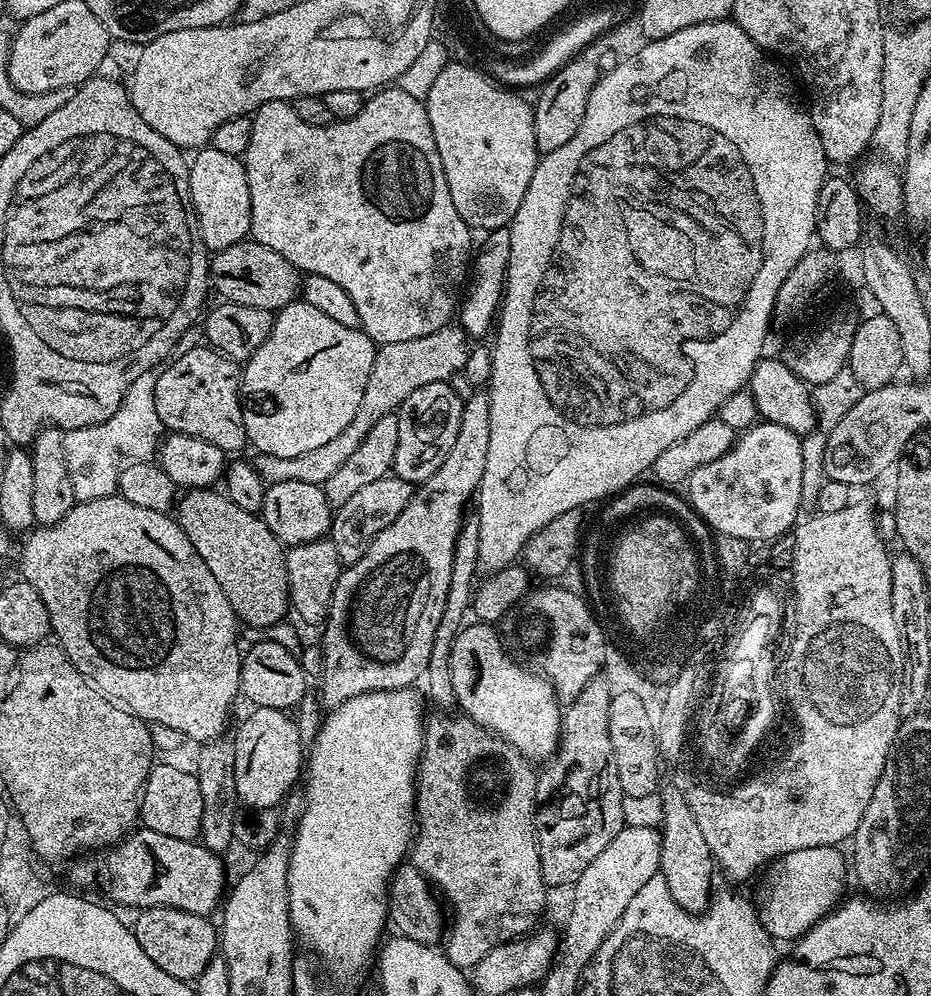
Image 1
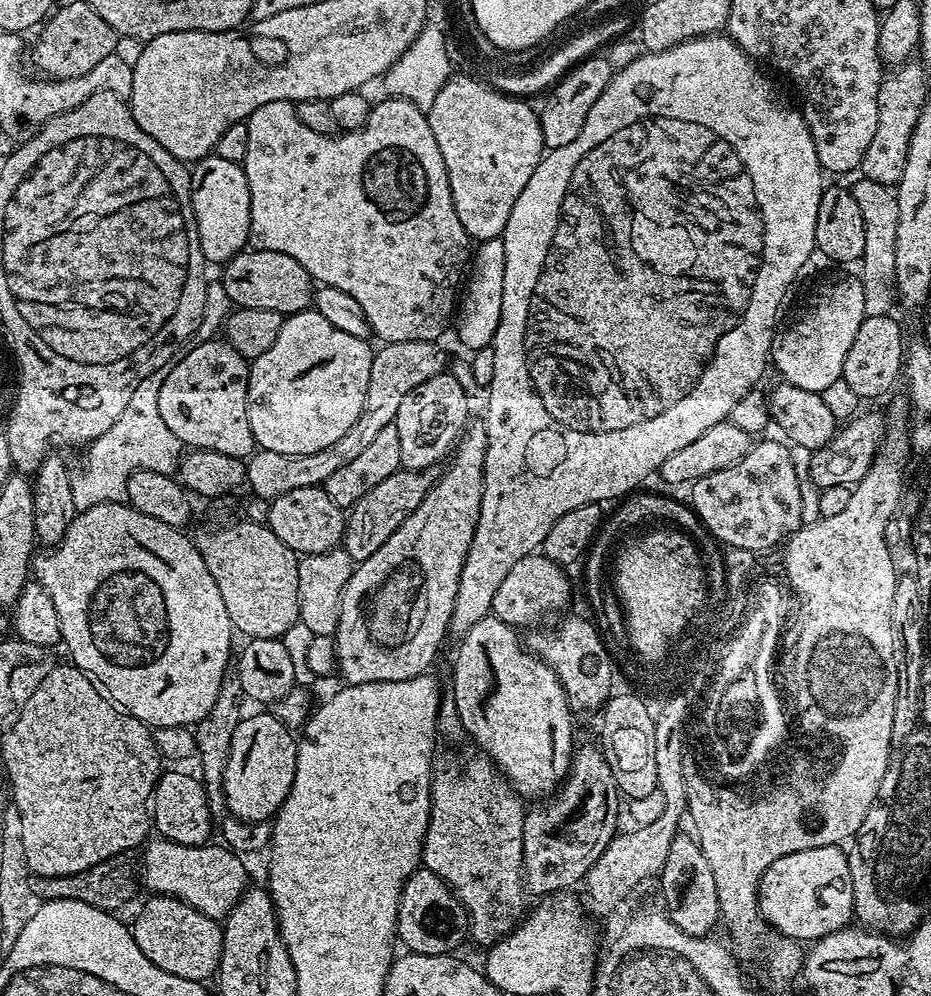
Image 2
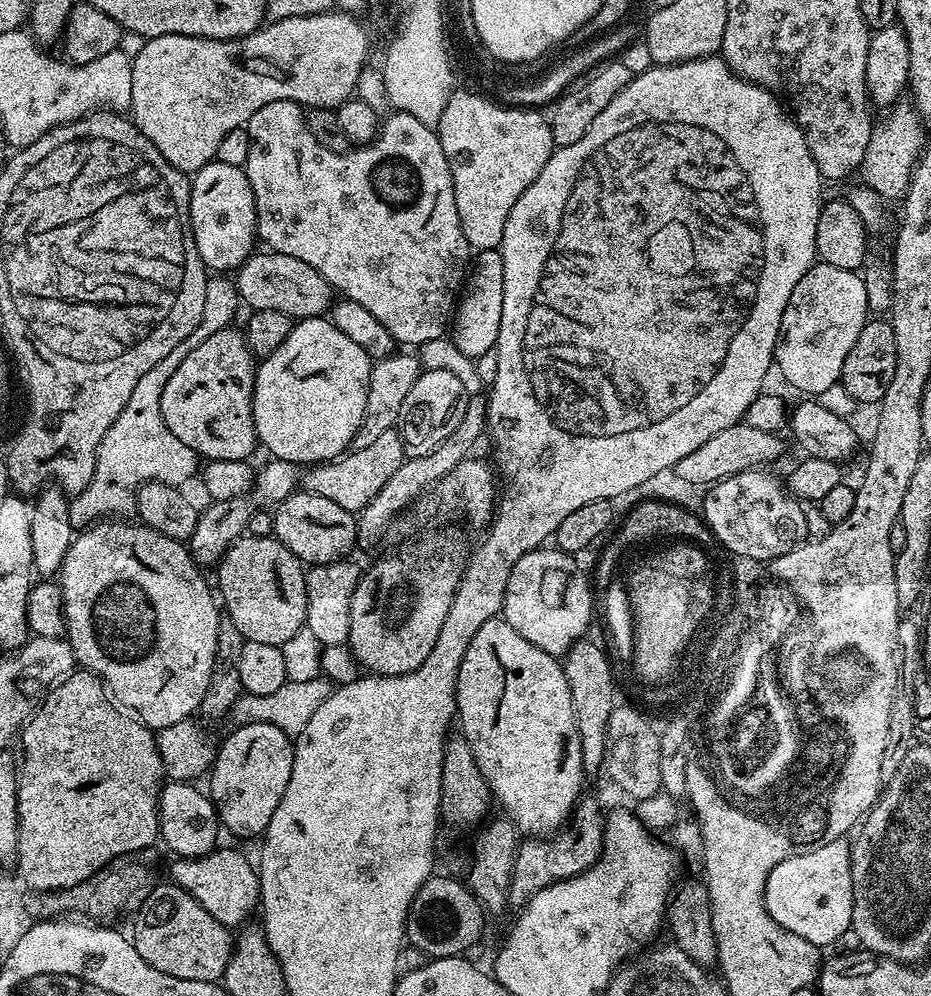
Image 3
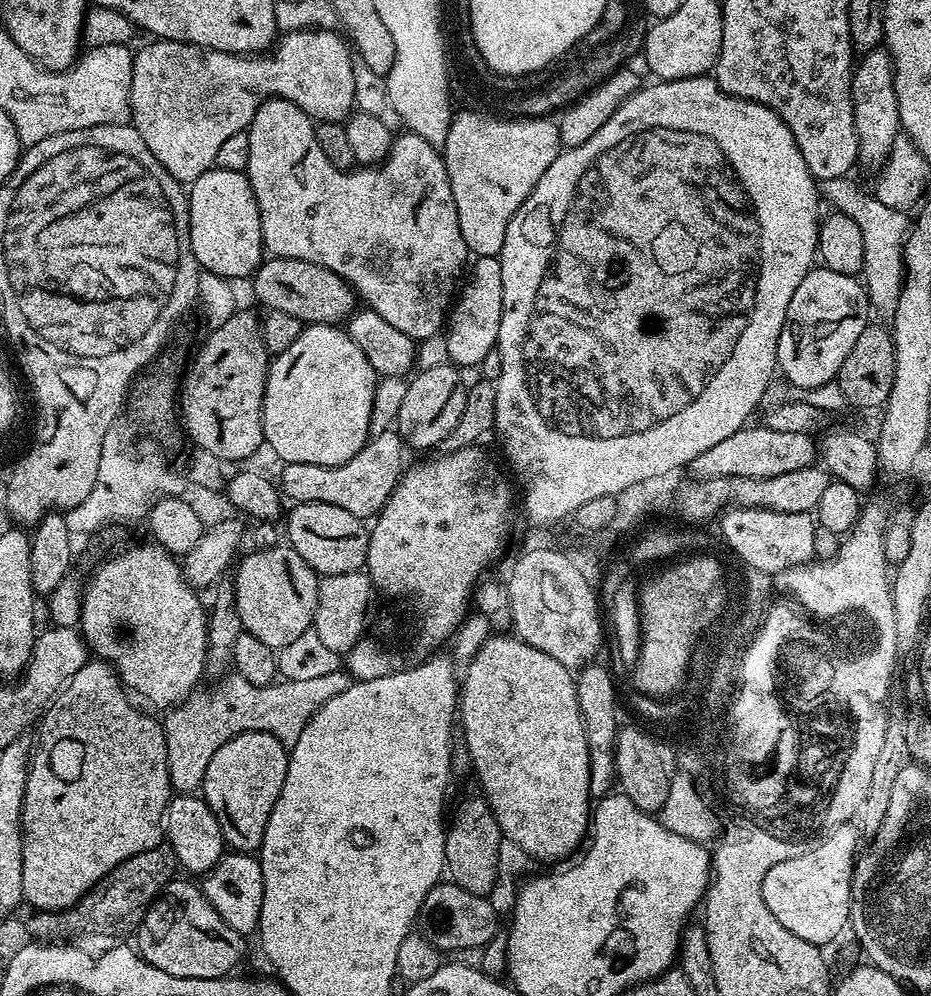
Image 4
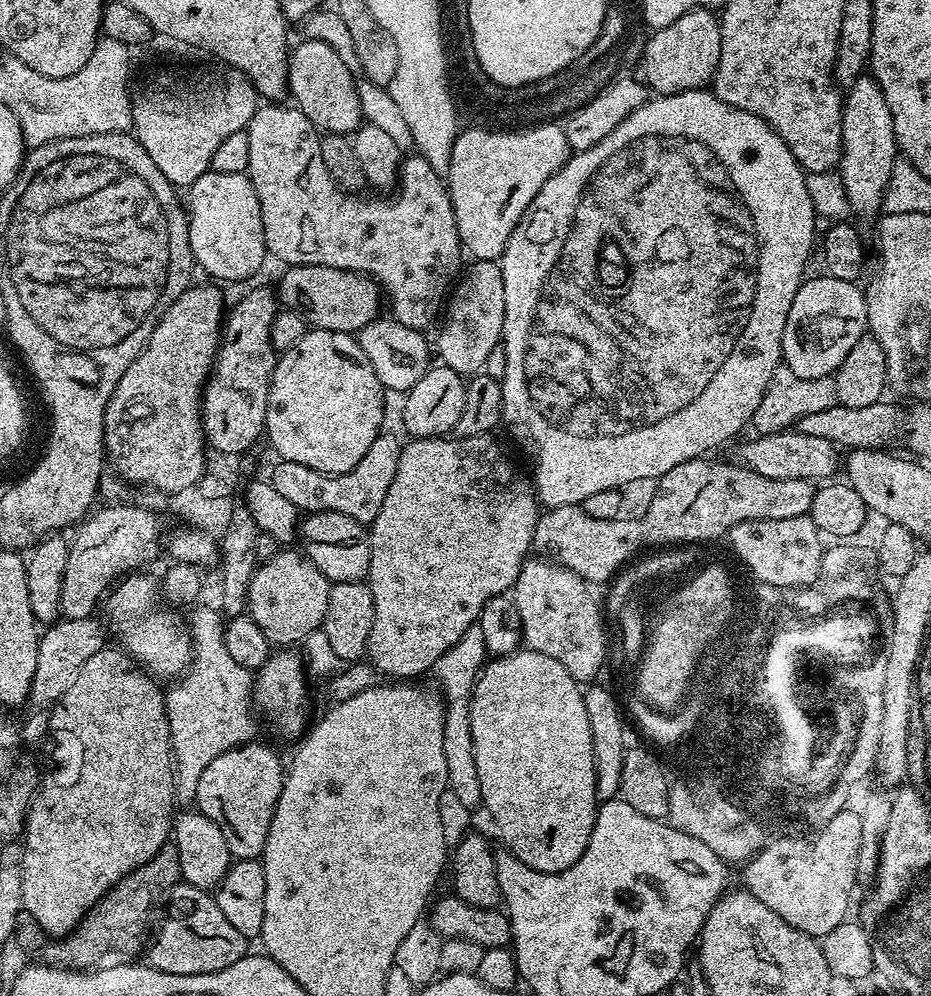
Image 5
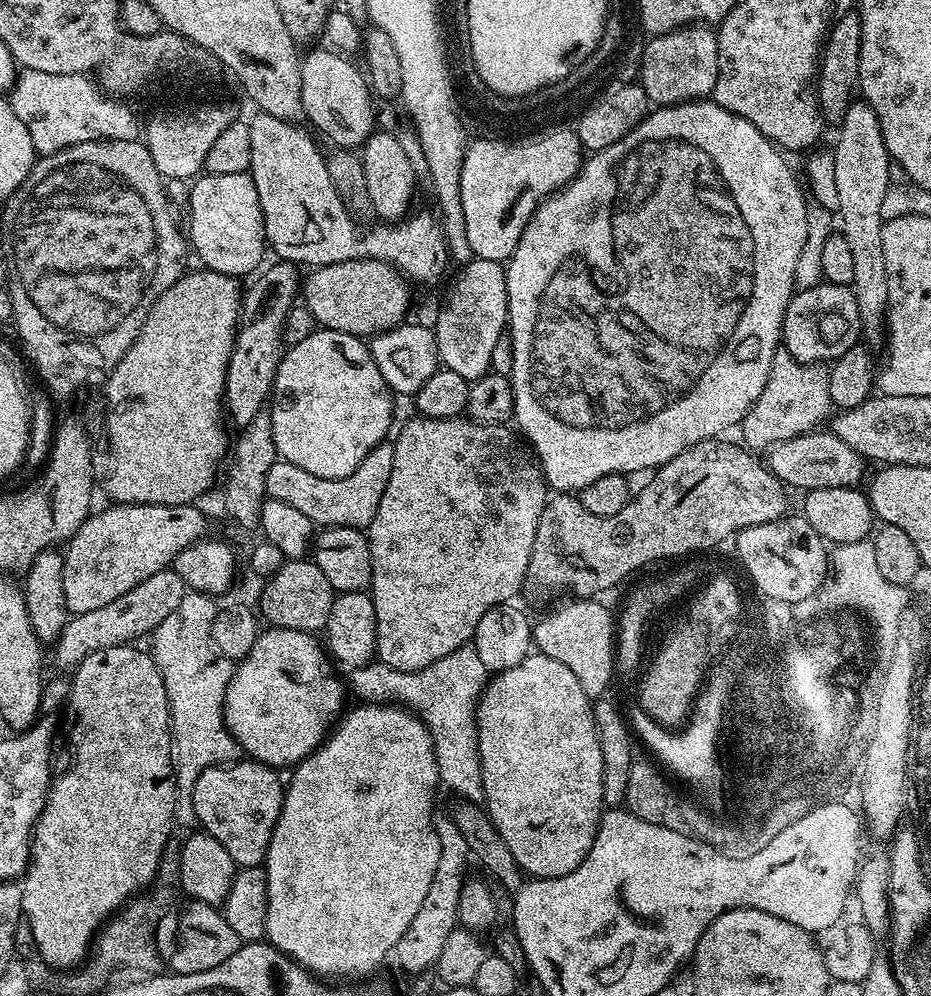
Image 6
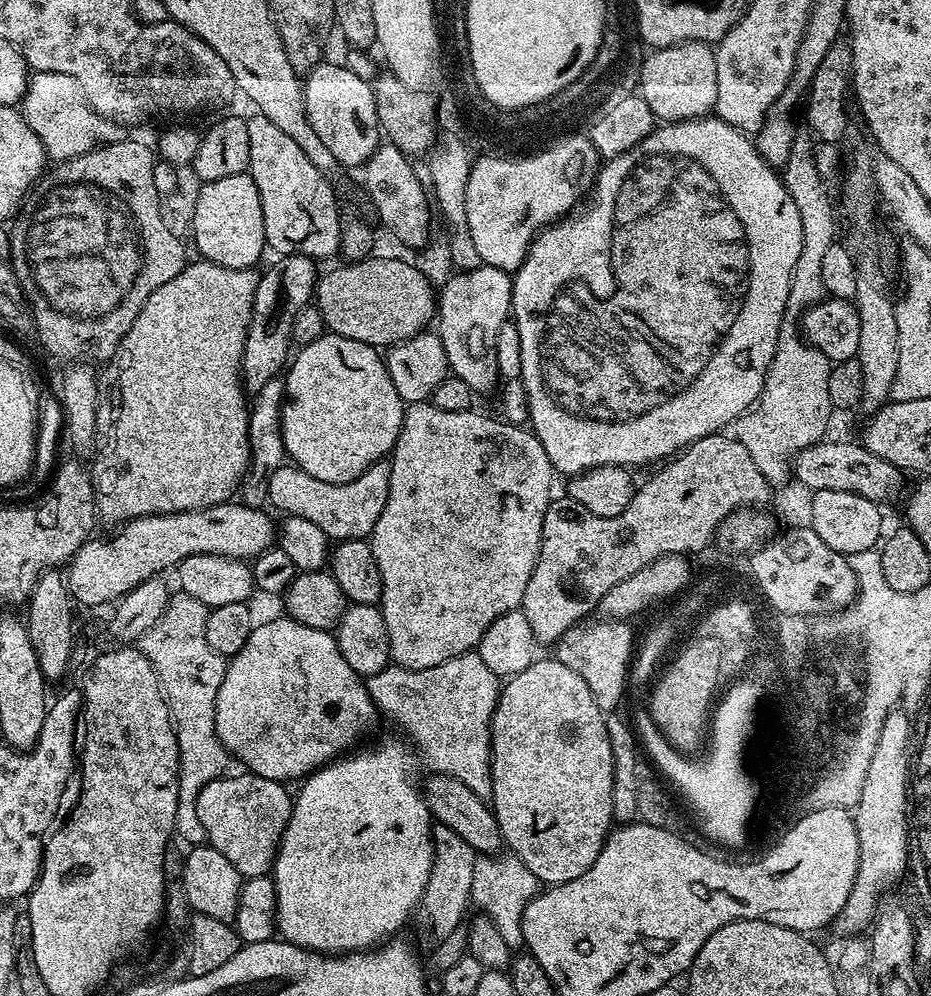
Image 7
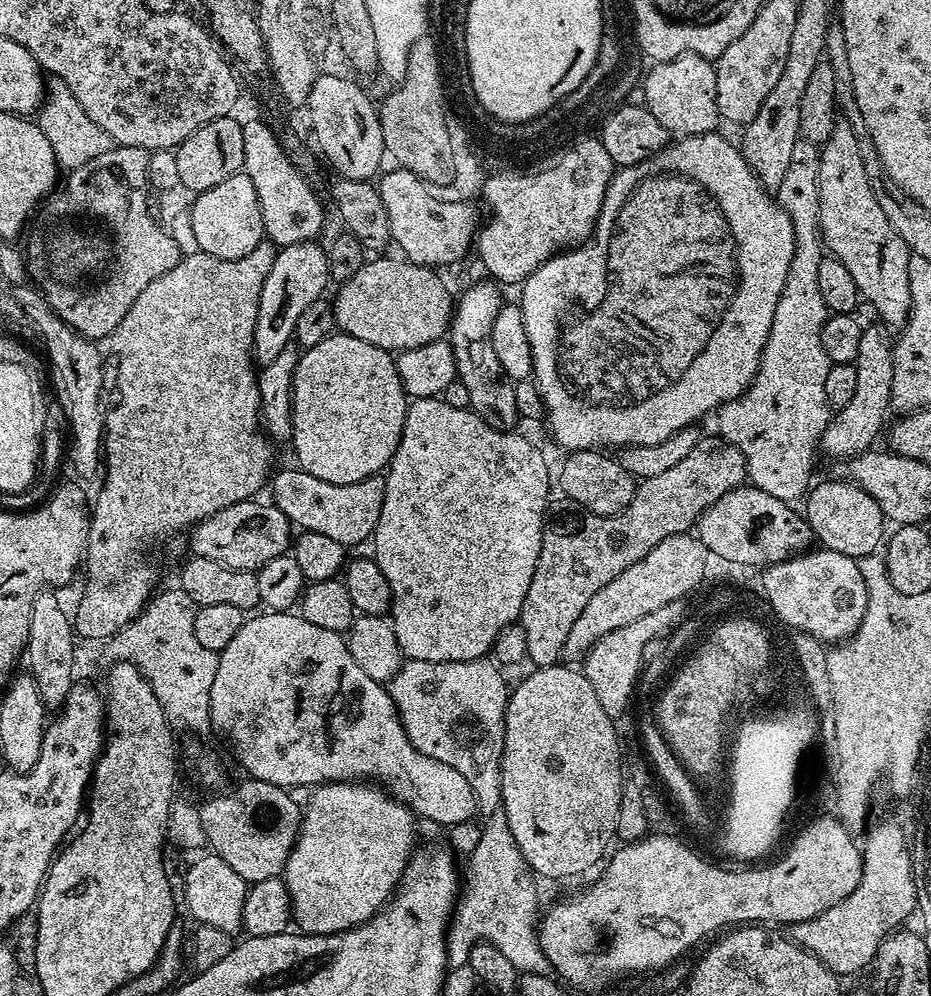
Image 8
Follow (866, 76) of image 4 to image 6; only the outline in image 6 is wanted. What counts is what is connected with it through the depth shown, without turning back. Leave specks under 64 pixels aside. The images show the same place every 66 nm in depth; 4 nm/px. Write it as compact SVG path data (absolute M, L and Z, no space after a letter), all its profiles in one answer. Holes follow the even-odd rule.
M853 102L850 106L850 110L846 110L846 118L843 122L838 126L838 131L840 132L836 136L836 144L832 148L833 156L834 156L834 186L836 187L836 195L835 195L835 211L840 211L840 220L838 216L838 232L839 235L842 235L846 238L846 243L850 245L850 254L854 254L854 278L851 282L851 287L855 291L855 296L858 304L858 314L861 316L861 324L860 327L862 329L863 339L868 339L869 345L876 344L880 340L882 340L882 329L886 324L886 317L888 315L888 294L887 294L887 272L886 272L886 254L882 254L882 230L885 224L885 220L882 218L882 202L886 199L886 190L888 189L889 184L893 183L894 176L892 176L892 168L894 172L894 164L888 155L888 151L886 150L886 142L882 138L882 126L878 126L878 118L874 114L874 110L872 107L863 102Z

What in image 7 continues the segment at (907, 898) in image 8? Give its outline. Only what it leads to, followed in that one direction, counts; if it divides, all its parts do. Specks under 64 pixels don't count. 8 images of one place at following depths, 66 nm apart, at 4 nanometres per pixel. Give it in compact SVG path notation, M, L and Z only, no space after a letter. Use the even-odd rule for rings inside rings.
M892 710L883 723L883 735L870 758L869 768L865 772L862 783L860 801L854 809L854 839L858 853L856 877L850 890L850 898L846 898L846 906L840 911L839 919L844 920L847 930L852 934L860 934L873 923L876 909L885 899L884 891L892 888L900 879L904 880L908 871L908 825L910 808L910 752L908 756L908 739L912 732L908 726L908 716L901 710Z

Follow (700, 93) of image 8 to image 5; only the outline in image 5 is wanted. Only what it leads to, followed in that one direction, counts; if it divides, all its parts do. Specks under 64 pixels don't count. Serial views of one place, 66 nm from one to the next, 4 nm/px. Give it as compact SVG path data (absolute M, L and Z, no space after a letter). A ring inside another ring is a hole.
M695 8L670 22L670 26L657 27L652 43L647 43L642 57L643 79L653 93L661 96L704 88L716 75L721 50L722 34L717 13Z

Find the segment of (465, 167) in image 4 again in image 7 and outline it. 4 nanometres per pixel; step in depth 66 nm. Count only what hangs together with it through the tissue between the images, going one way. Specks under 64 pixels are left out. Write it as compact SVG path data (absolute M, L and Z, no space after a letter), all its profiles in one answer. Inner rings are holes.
M584 134L564 136L549 148L541 147L533 156L486 154L480 161L475 161L466 182L466 222L481 261L503 272L515 273L522 266L537 232L567 217L591 193L601 163L596 147Z

